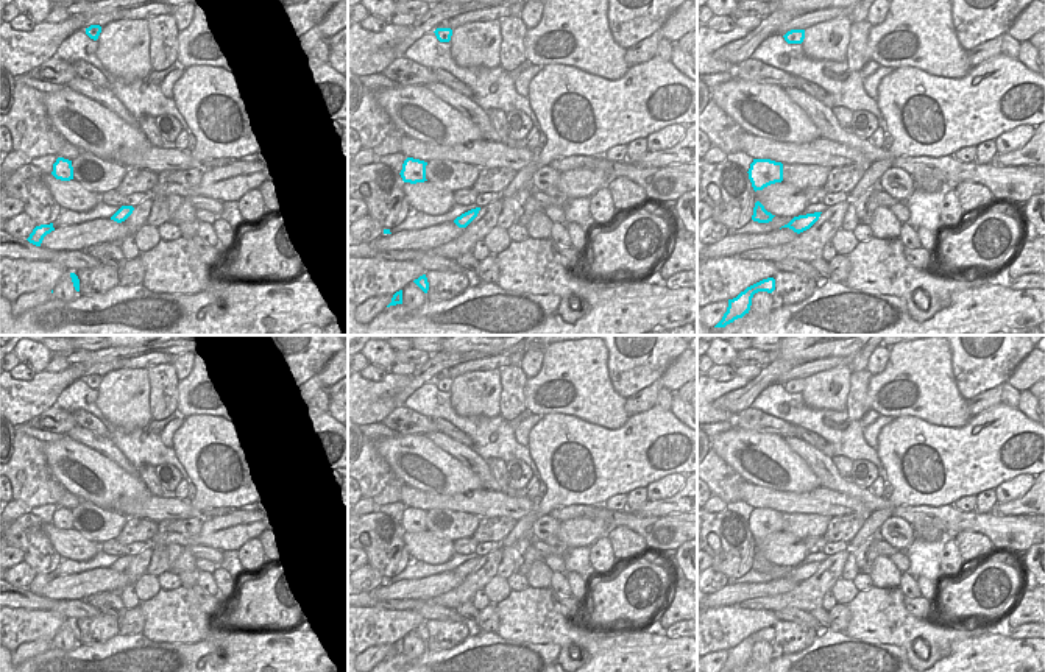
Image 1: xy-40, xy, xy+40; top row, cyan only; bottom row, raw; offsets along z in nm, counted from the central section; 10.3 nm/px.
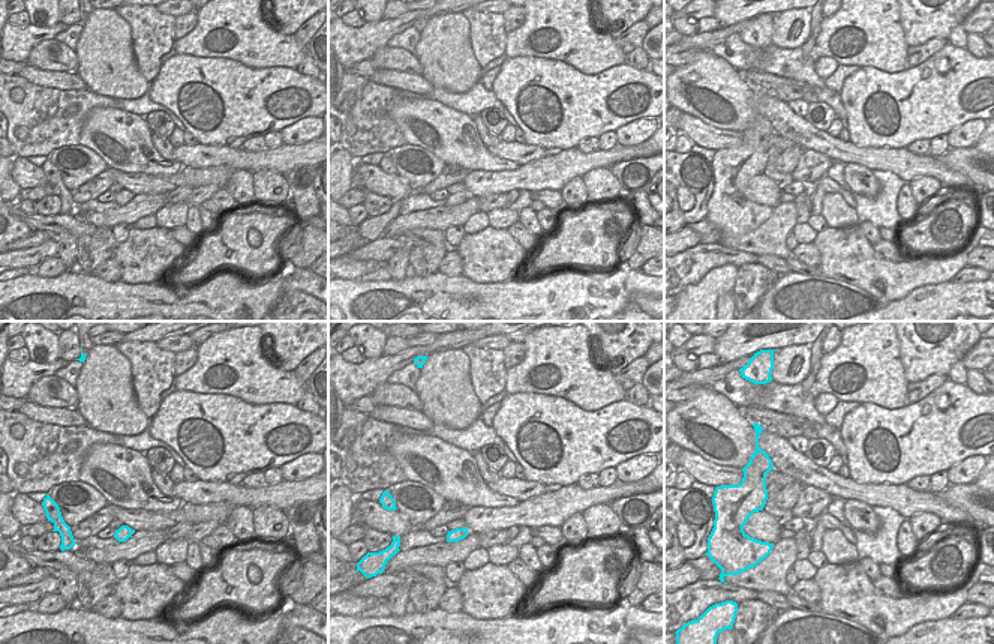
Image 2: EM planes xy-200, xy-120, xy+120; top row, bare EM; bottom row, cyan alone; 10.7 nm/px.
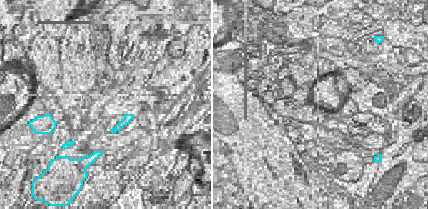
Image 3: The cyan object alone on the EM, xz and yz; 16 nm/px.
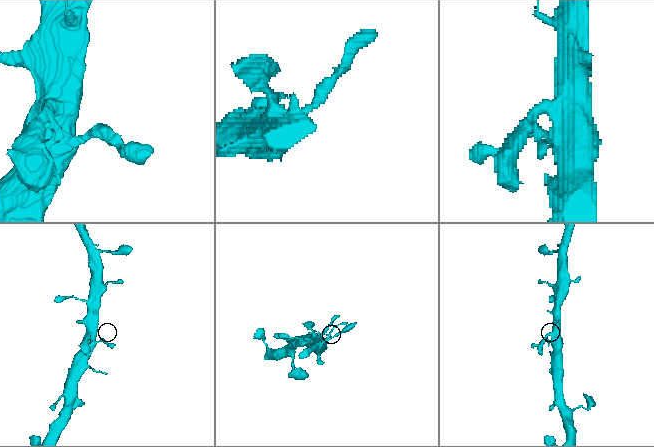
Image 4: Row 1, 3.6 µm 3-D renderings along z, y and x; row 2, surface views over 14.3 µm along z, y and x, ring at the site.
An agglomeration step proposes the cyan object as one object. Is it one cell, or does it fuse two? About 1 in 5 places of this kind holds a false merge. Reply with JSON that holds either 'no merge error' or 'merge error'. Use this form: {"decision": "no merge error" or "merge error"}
{"decision": "no merge error"}

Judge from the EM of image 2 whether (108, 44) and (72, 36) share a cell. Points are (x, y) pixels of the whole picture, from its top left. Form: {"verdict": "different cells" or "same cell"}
{"verdict": "different cells"}

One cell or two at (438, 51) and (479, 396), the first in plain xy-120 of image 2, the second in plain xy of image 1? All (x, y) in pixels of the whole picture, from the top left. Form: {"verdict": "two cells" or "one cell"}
{"verdict": "one cell"}

